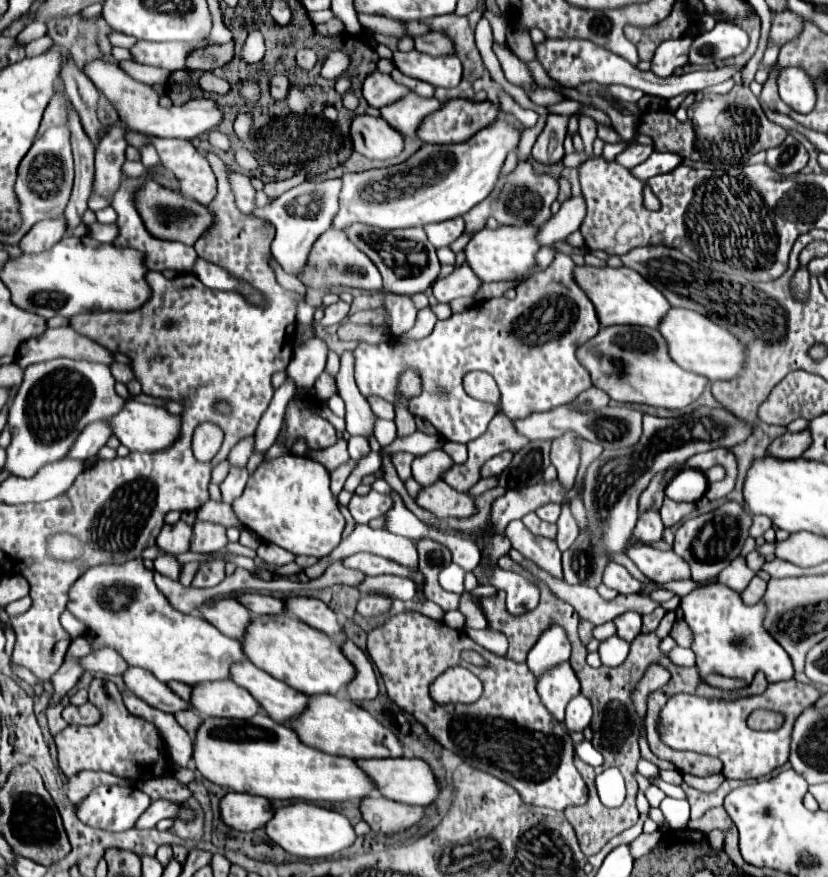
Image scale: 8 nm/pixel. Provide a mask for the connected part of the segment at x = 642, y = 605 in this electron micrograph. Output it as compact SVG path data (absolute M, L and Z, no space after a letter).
M510 550L508 552L509 556L512 556L512 560L516 560L518 564L522 564L528 572L532 572L534 576L538 576L540 580L544 580L548 586L550 586L550 590L558 596L558 598L562 598L562 600L566 600L566 602L570 602L572 606L574 606L574 610L580 614L580 618L584 618L584 620L590 620L592 624L604 624L604 622L610 622L610 620L614 620L616 616L620 616L620 614L624 614L624 612L628 612L628 610L634 610L634 612L638 612L638 614L650 614L654 608L658 608L658 602L656 600L650 600L650 598L642 598L642 596L638 596L638 594L634 594L634 596L618 596L618 598L614 598L614 600L610 600L610 602L606 602L594 588L586 588L584 584L576 584L576 586L572 586L572 584L568 584L566 580L562 580L562 578L554 578L552 574L548 574L546 570L542 570L542 568L538 568L532 560L528 560L528 558L524 558L520 552L517 550Z

